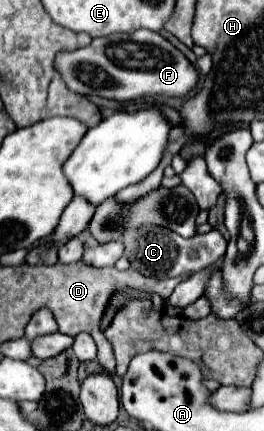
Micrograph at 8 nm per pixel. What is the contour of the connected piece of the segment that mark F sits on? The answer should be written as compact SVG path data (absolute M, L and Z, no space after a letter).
M136 30L132 34L110 34L94 38L88 46L74 52L60 52L54 60L66 86L76 94L96 94L112 100L136 98L176 98L188 94L196 82L198 72L186 56L174 48L166 38L150 30Z

